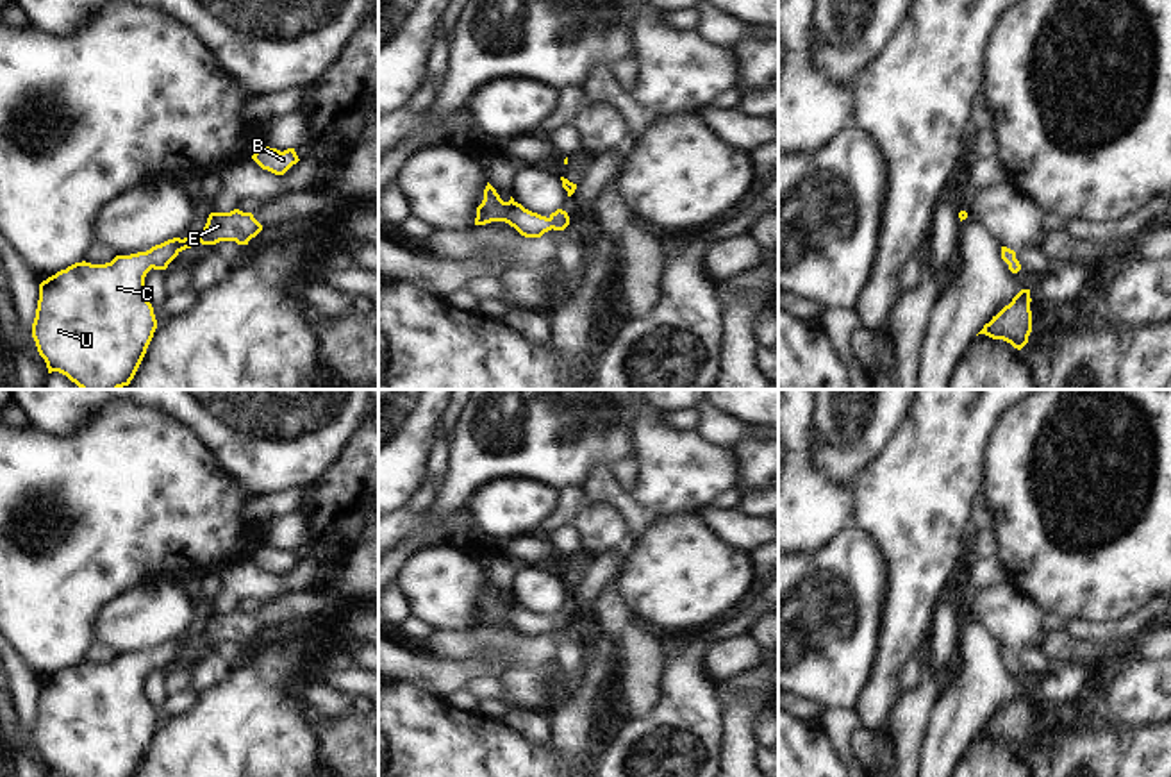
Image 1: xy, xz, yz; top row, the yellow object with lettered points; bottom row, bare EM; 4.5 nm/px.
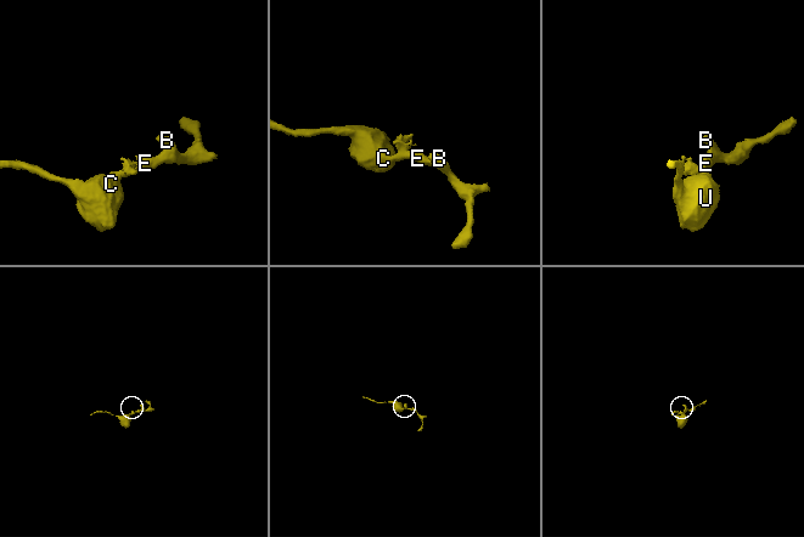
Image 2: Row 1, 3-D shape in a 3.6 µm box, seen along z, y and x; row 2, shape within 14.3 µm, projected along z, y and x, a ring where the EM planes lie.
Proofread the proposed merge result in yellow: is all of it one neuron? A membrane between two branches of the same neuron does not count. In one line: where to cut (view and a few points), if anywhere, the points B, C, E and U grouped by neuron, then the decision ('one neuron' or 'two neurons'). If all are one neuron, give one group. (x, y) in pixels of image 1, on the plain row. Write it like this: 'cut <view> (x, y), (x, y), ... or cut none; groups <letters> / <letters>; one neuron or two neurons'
cut none; groups B C E U; one neuron

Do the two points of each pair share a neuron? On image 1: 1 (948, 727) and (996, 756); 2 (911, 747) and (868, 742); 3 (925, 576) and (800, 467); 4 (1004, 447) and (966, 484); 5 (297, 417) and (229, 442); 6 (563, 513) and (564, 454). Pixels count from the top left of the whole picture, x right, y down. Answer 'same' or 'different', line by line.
1: different
2: different
3: different
4: different
5: same
6: different

